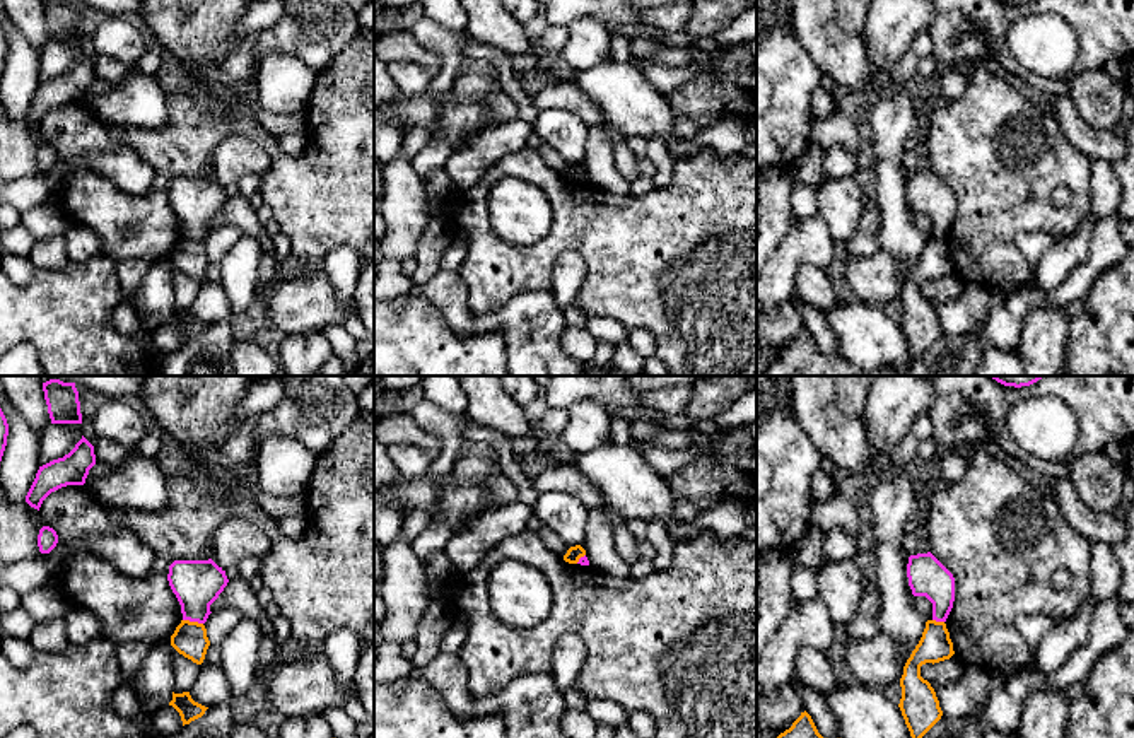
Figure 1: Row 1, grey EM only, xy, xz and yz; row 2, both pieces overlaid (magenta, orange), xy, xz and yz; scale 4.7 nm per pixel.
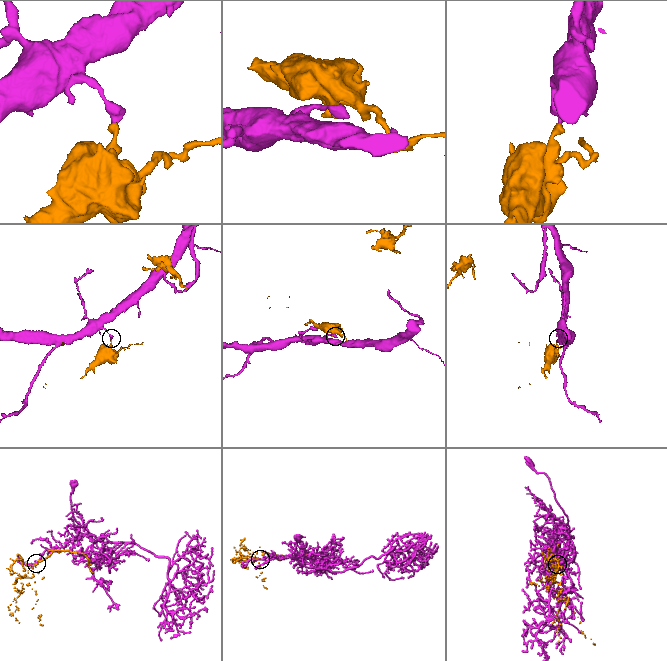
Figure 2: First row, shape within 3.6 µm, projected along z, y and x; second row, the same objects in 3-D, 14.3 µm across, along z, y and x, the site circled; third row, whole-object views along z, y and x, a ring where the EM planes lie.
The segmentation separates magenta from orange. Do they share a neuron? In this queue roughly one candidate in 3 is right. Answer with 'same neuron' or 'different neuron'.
different neuron

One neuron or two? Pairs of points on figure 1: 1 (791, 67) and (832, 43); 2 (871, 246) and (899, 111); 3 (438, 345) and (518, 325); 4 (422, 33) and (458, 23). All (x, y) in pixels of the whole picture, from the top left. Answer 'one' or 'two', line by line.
1: two
2: two
3: two
4: two

